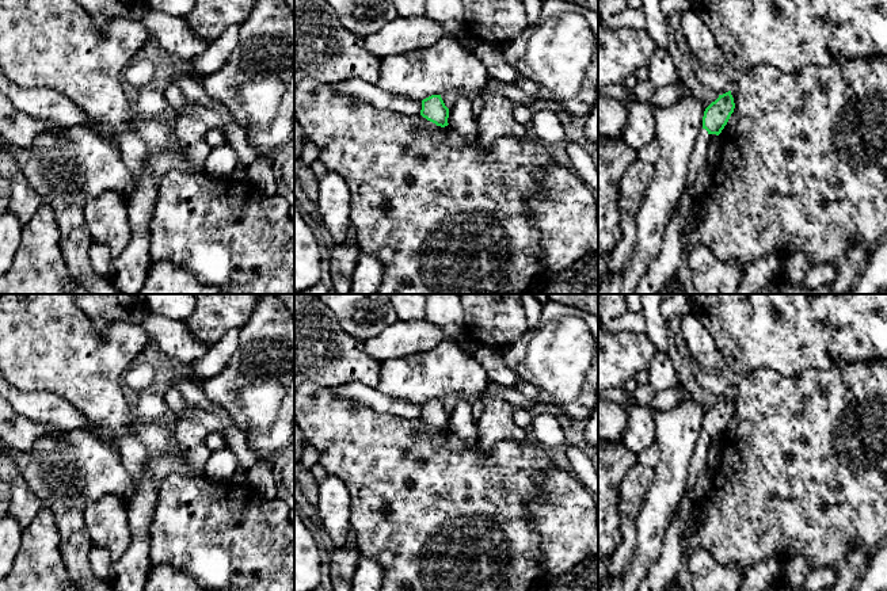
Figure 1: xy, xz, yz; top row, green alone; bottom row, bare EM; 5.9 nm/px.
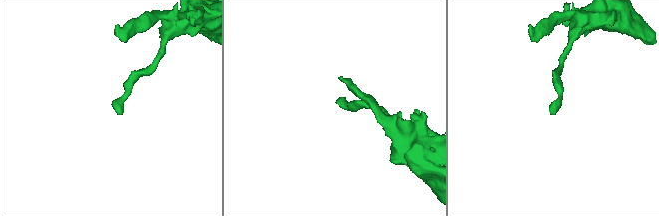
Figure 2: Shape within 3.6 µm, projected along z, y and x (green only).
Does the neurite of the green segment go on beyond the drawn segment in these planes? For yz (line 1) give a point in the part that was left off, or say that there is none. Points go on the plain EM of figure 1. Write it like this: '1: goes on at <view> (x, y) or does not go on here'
1: does not go on here

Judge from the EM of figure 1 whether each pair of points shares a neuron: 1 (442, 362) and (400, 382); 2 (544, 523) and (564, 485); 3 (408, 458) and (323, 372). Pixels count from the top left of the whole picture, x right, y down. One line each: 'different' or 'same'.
1: same
2: same
3: different

